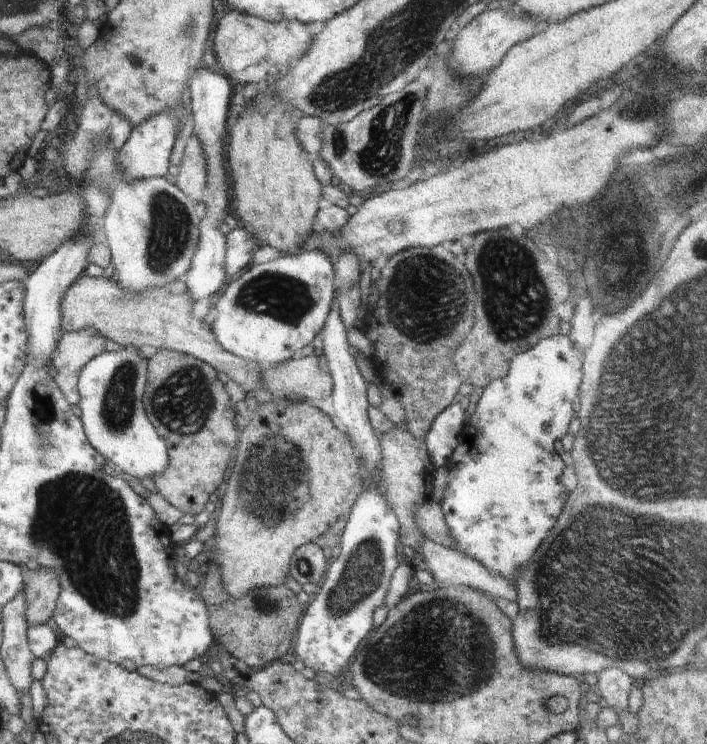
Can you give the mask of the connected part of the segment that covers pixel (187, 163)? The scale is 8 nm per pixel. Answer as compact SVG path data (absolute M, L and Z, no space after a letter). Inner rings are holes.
M190 133L186 141L184 156L180 166L172 172L172 180L178 188L189 196L193 202L202 204L201 190L206 178L206 162L204 162L204 152L200 146L200 140Z

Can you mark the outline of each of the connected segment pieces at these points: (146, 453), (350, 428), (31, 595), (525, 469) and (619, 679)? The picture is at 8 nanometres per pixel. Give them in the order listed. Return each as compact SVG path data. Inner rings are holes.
M128 346L119 352L107 352L90 360L80 372L80 416L88 443L104 456L120 473L126 473L140 482L162 475L168 465L165 440L160 438L148 420L143 404L147 380L147 360L138 356L137 349Z
M334 296L332 308L328 312L328 316L326 316L317 340L321 340L321 348L318 349L328 361L329 376L333 381L332 395L329 400L321 403L321 410L326 414L330 414L330 419L336 429L340 428L351 439L352 444L357 447L356 450L361 454L365 472L376 475L381 466L381 445L379 444L379 436L372 429L369 422L370 405L367 400L369 383L360 374L357 362L351 354L352 350L347 340L347 330L340 319L336 296Z
M49 567L32 572L26 581L25 618L30 625L44 625L53 617L61 592L58 574Z
M550 336L550 338L542 338L536 346L532 346L530 350L520 352L512 358L510 362L510 372L506 378L502 380L492 380L486 388L482 391L482 396L478 400L478 406L474 410L472 420L466 423L464 426L465 438L472 440L472 446L474 450L468 450L466 454L451 454L452 462L456 462L454 466L449 466L448 474L448 487L444 494L444 499L439 505L439 509L444 514L445 522L449 527L452 537L457 541L458 547L456 548L463 555L467 555L470 559L480 562L487 570L490 570L493 574L504 576L508 581L515 582L517 579L518 568L520 566L526 566L531 562L531 557L538 549L542 538L546 536L546 532L550 530L550 526L554 524L554 520L557 519L560 513L560 508L566 499L566 490L563 484L559 481L559 476L562 472L562 468L565 466L556 456L556 450L554 450L554 442L557 439L561 439L569 432L568 424L572 420L572 402L576 400L578 396L578 388L580 388L581 374L581 362L582 359L577 359L570 350L570 340L566 336Z
M608 666L598 674L596 691L601 698L606 700L609 708L617 713L629 706L629 692L632 685L636 684L632 676L628 676L618 666Z

